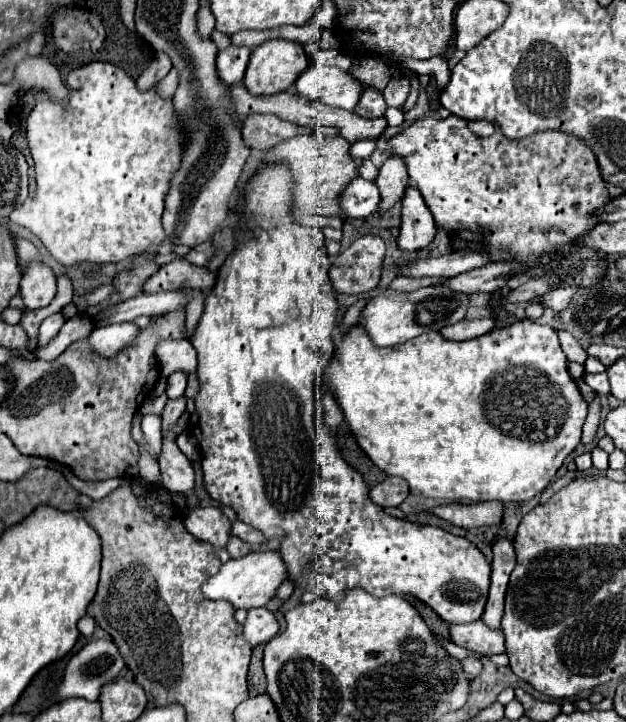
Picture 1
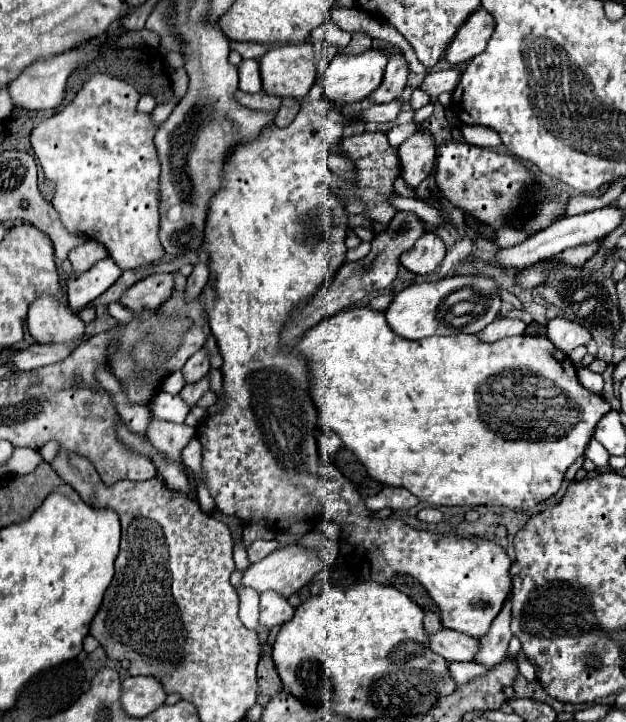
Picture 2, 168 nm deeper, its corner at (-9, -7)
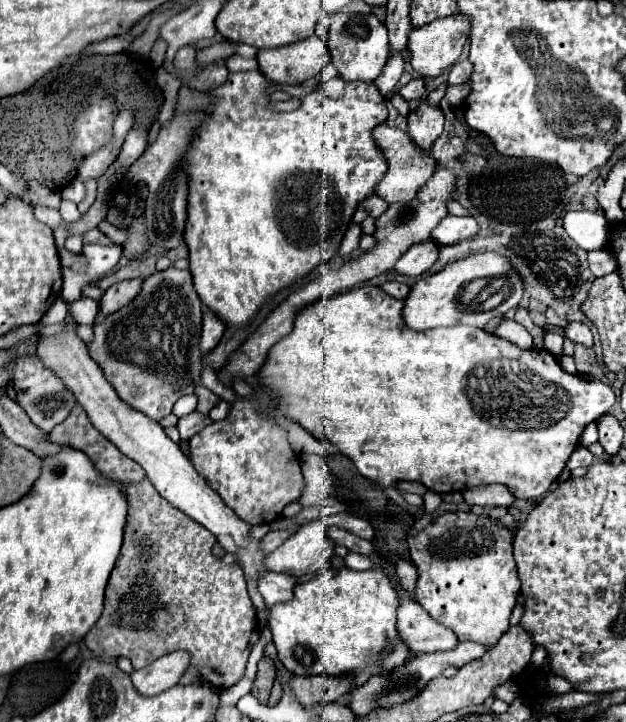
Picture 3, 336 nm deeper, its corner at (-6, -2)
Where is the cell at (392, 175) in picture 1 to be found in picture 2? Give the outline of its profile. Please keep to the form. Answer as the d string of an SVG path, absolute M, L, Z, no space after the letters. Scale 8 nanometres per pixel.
M427 133L411 135L407 141L399 145L399 159L401 159L399 177L407 183L407 187L417 189L435 165L435 143L431 135Z

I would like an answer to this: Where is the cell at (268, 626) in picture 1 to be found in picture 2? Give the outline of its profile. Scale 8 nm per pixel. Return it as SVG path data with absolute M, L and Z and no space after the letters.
M267 591L261 595L261 603L259 603L259 609L261 609L261 617L259 617L259 623L271 631L273 627L281 627L283 623L287 623L295 609L287 603L287 599L283 599L281 595L273 593L273 591Z

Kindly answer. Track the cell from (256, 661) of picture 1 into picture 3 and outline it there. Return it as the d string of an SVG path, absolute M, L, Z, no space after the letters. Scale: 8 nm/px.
M264 656L258 662L258 672L256 672L254 686L252 686L252 694L260 700L260 704L268 704L268 696L270 696L270 690L274 684L274 676L276 676L274 662Z

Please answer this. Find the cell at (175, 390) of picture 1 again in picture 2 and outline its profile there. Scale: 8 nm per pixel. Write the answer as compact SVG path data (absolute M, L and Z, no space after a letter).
M203 349L197 351L197 353L183 365L181 373L183 373L185 383L195 383L195 381L203 379L203 377L209 373L209 357L207 357L207 353L205 353Z

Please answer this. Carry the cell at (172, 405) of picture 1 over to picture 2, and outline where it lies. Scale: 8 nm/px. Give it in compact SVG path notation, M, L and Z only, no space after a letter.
M203 377L201 381L197 381L197 383L193 383L193 385L185 385L179 395L181 395L181 399L183 399L189 407L195 407L197 401L201 399L201 395L203 395L207 389L209 389L209 381L207 381L207 377Z

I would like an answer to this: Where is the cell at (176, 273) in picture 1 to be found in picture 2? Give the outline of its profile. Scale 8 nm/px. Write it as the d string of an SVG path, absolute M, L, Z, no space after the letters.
M175 273L151 275L129 287L121 297L121 305L131 309L133 313L141 313L145 309L155 311L165 301L171 299L173 291L175 291Z

